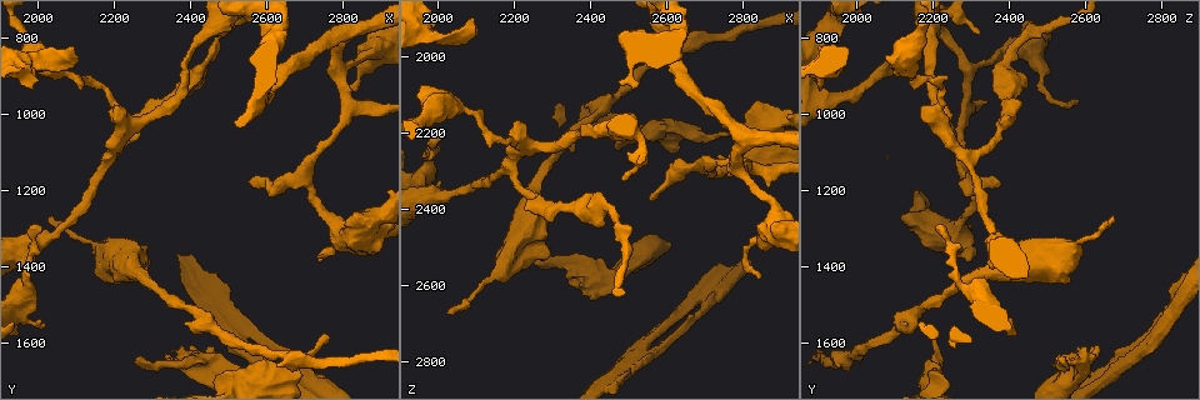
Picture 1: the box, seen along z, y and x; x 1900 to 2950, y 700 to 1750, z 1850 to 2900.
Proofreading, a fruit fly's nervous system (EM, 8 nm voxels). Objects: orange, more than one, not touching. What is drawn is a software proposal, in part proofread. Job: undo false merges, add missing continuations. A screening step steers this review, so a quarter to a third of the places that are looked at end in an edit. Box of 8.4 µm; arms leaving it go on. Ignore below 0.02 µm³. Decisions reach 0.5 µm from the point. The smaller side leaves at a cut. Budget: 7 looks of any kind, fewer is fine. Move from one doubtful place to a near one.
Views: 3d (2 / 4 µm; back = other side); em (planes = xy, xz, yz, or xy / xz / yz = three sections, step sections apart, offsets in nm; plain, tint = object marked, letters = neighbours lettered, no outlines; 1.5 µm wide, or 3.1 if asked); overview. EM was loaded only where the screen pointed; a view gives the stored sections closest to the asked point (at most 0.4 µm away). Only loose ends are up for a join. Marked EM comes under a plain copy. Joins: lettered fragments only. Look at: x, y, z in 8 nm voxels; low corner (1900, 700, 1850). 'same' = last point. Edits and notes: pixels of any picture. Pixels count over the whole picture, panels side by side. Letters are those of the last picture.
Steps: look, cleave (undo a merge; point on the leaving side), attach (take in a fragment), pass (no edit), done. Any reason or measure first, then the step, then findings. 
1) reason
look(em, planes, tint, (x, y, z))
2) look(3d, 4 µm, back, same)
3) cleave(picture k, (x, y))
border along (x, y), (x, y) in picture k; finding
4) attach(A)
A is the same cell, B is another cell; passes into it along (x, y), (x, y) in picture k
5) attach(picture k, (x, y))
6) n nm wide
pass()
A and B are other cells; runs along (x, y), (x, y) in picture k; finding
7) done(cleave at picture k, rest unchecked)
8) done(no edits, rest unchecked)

thick turns thin
look(3d, 2 µm, (2175, 940, 2225))

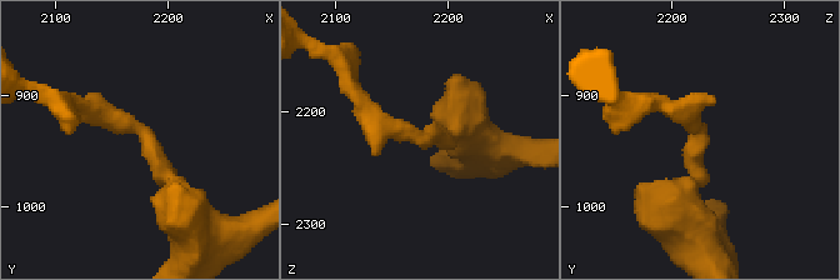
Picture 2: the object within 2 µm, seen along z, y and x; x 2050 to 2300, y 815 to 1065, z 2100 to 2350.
look(em, xz, step 8, tint, (2178, 938, 2226))

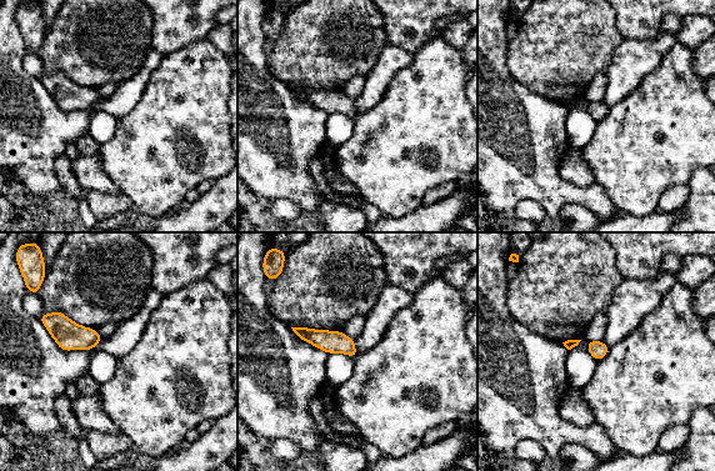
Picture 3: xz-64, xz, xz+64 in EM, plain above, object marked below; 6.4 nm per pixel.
look(em, planes, letters, same)

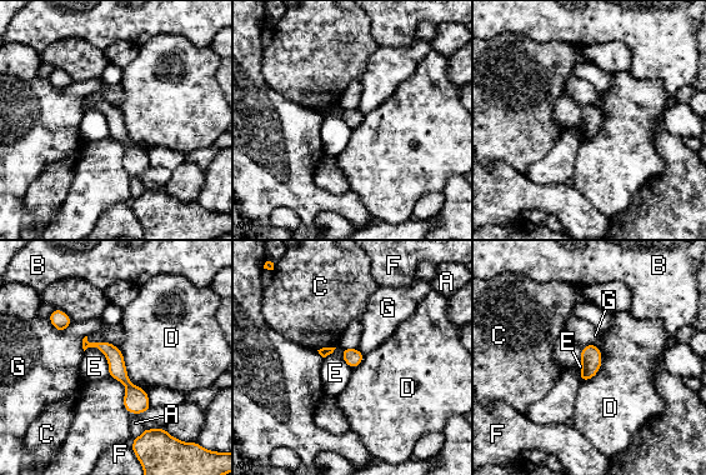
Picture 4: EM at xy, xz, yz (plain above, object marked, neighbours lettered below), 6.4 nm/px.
110 nm wide
pass()
A, B, C, D, E, F and G are other cells; border along (88, 346), (105, 356), (109, 375) in picture 4; continuous, no second neuron

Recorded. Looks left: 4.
three-way junction
look(em, planes, tint, (1975, 875, 1950))

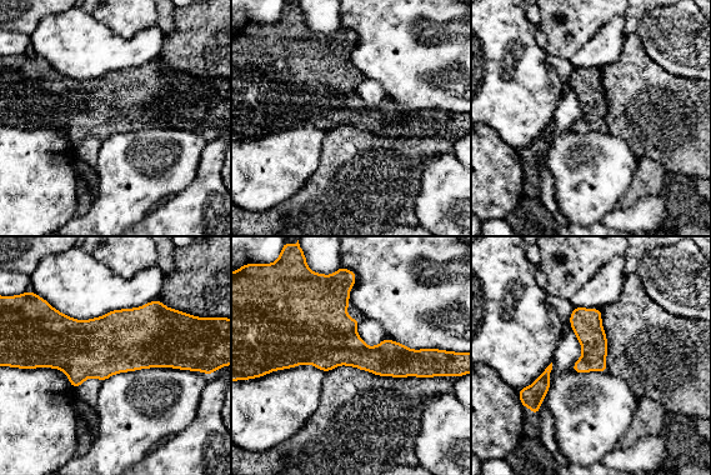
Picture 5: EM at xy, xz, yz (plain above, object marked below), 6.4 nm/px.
what lies round it
look(em, planes, letters, same)

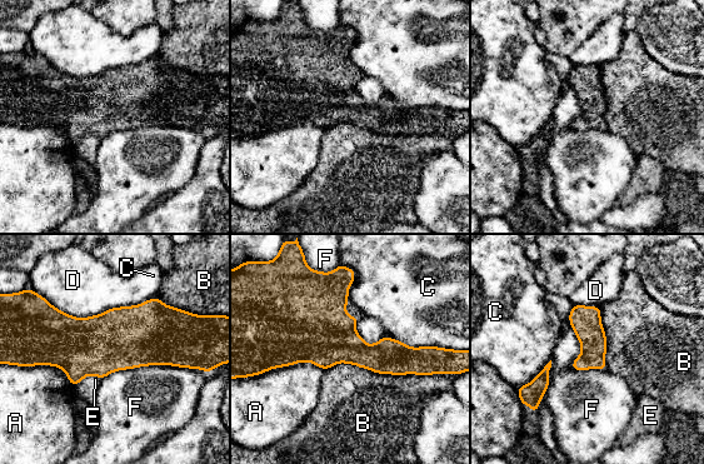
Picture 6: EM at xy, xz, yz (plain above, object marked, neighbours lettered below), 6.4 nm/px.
170 nm wide
pass()
A, B, C, D, E and F are other cells; border along (325, 369), (435, 374) in picture 6; all the same neuron

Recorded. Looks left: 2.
tapers out
look(3d, 4 µm, (2025, 1275, 2675))

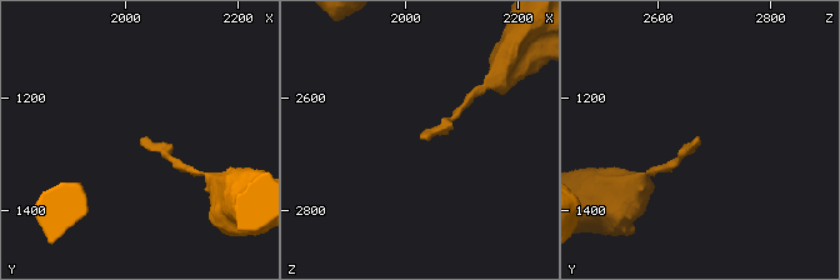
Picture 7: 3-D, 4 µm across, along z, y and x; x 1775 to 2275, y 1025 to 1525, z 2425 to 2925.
now the EM
look(em, xy, step 4, letters, (2025, 1270, 2670))

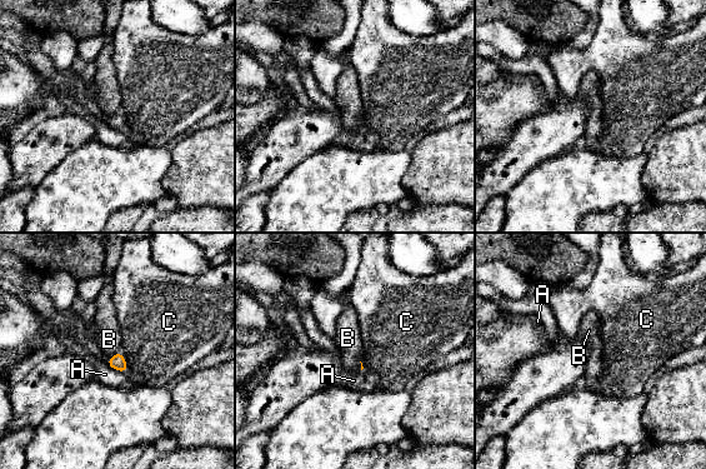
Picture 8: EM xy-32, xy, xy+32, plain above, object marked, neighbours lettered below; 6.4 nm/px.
pass()
A, B and C are other cells; border along (120, 350), (111, 355), (106, 363) in picture 8; none of them fits

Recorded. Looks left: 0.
done(no edits, rest unchecked)

